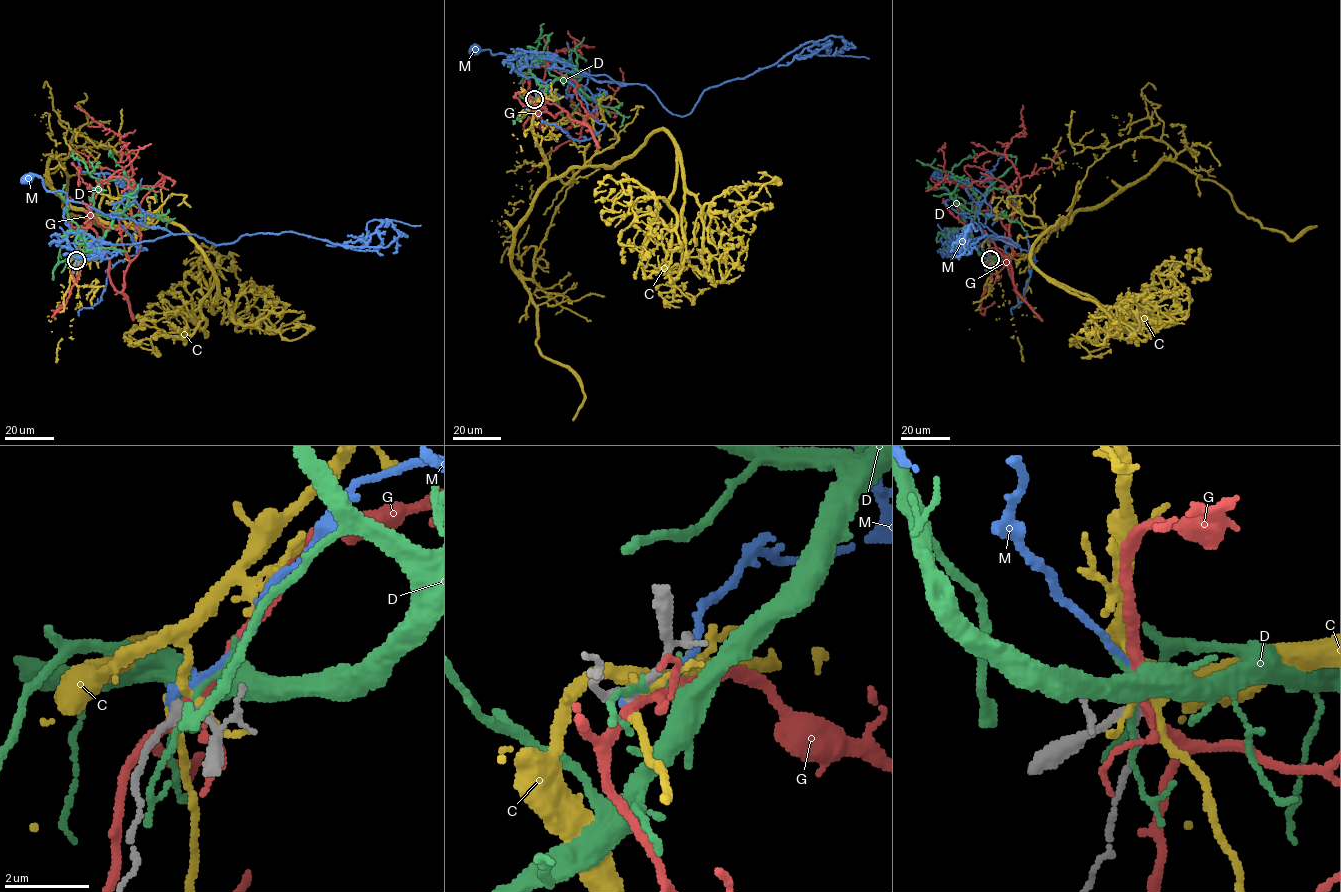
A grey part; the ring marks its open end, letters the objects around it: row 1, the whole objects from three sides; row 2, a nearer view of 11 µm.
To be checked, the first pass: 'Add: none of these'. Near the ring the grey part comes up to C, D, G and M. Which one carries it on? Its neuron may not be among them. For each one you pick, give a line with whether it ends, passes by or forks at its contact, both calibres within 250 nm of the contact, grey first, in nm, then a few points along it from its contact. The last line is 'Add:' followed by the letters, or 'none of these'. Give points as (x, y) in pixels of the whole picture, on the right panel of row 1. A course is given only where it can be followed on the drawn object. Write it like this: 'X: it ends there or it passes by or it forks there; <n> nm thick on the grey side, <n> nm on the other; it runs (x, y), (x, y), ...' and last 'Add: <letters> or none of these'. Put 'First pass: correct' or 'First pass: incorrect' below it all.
Add: none of these
First pass: correct

